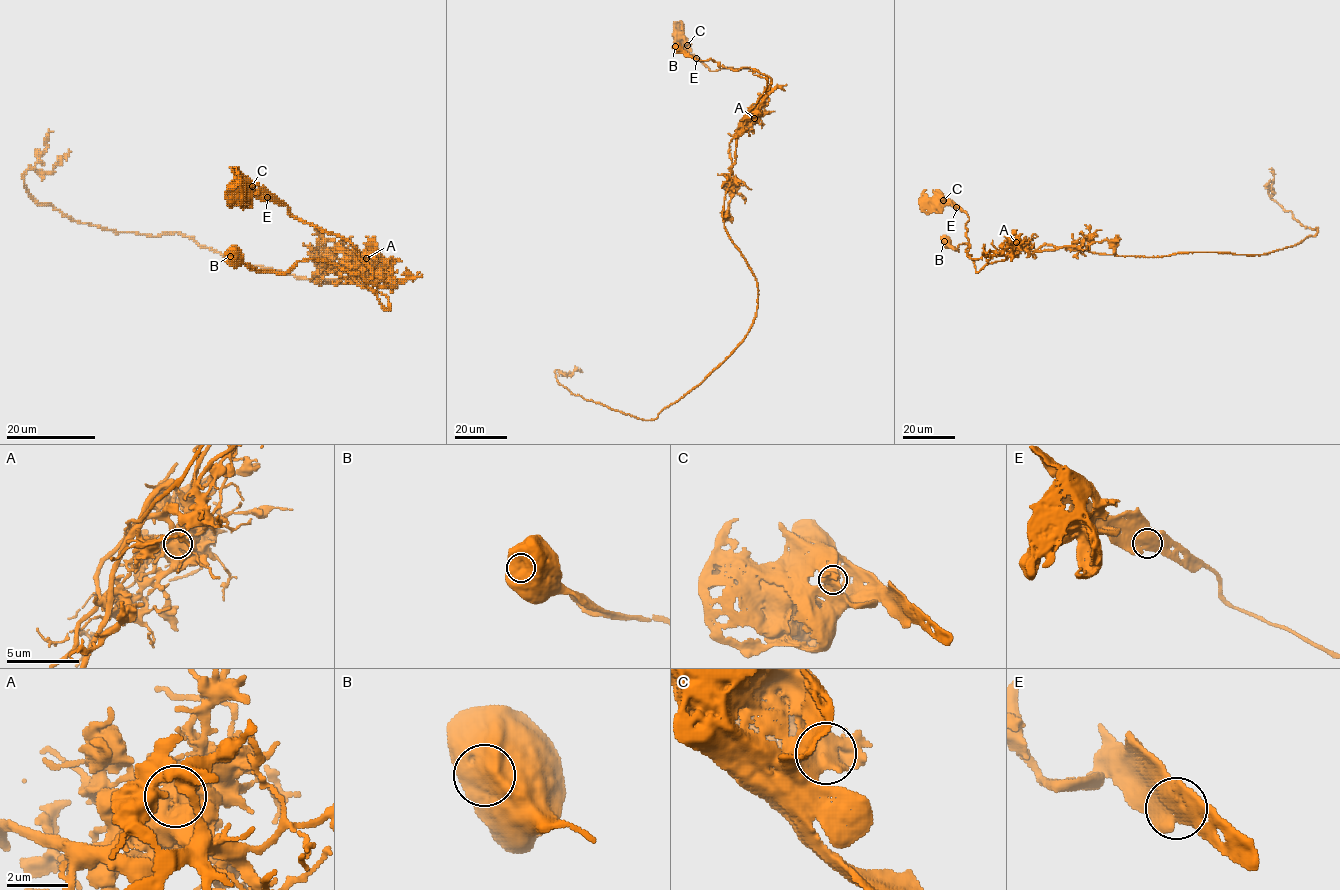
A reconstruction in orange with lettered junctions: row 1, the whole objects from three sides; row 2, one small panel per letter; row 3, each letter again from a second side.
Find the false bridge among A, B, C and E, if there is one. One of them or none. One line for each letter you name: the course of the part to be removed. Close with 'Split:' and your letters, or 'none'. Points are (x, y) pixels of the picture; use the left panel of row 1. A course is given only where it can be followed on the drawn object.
A: foreign part runs (365, 258), (373, 275), (394, 279), (395, 285), (379, 286), (312, 258), (283, 274), (258, 272), (227, 250)
Split: A

